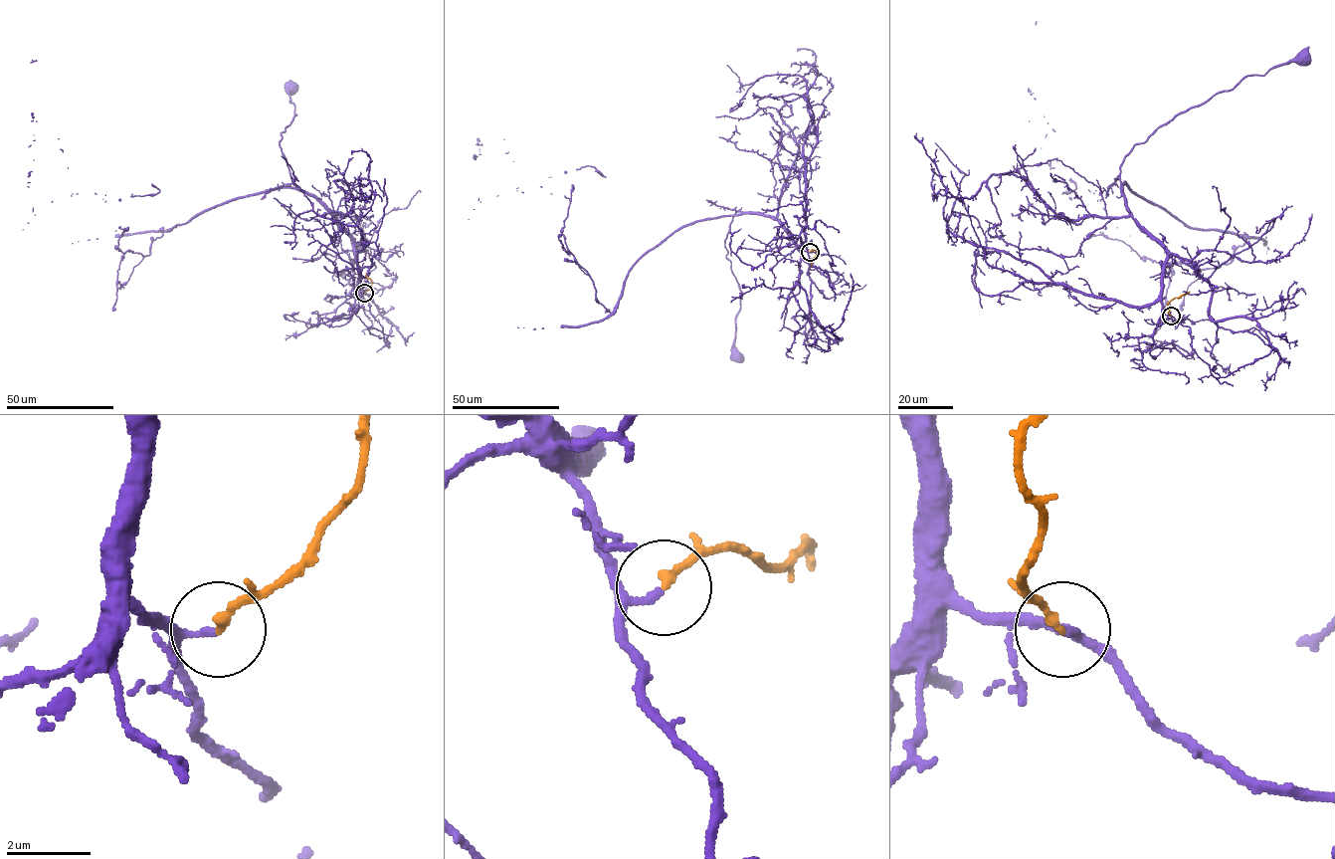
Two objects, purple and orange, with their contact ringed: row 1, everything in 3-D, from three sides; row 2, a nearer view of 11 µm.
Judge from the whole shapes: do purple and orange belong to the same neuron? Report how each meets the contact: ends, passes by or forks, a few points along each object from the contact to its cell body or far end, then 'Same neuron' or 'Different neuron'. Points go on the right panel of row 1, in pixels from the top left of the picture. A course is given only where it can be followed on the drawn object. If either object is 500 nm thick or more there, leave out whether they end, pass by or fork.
At the ring purple passes by. At the ring orange ends. Course of purple: (1171, 316), (1163, 313), (1166, 251), (1130, 214), (1119, 178), (1123, 157), (1184, 111), (1249, 75), (1303, 57). Course of orange: (1171, 316), (1168, 303), (1189, 291). Same neuron

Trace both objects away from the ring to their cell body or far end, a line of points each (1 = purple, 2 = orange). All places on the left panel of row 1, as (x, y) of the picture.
1: (364, 293), (359, 290), (353, 241), (330, 213), (292, 182), (280, 143), (296, 114), (289, 103), (292, 88)
2: (364, 293), (371, 285), (365, 273)

